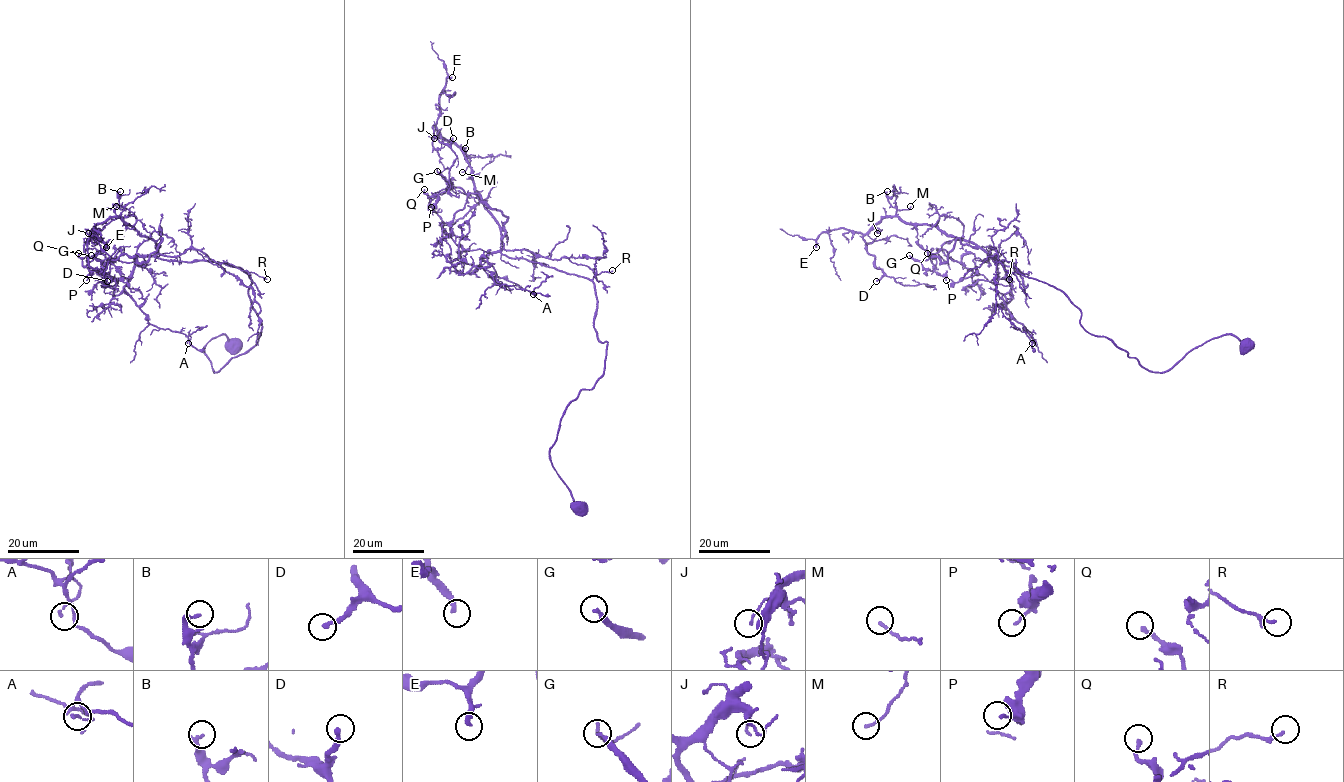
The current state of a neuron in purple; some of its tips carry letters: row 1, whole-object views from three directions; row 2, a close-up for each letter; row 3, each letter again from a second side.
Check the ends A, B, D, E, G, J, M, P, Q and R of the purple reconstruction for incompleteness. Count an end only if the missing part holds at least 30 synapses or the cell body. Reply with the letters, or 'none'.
D, E, G

